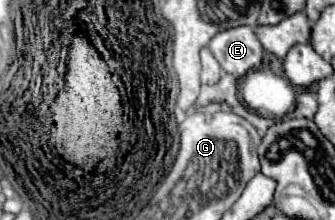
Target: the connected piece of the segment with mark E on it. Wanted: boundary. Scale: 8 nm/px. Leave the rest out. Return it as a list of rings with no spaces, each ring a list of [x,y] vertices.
[[[251,26],[229,28],[215,34],[209,42],[209,50],[219,66],[233,76],[243,76],[261,66],[263,46]]]

